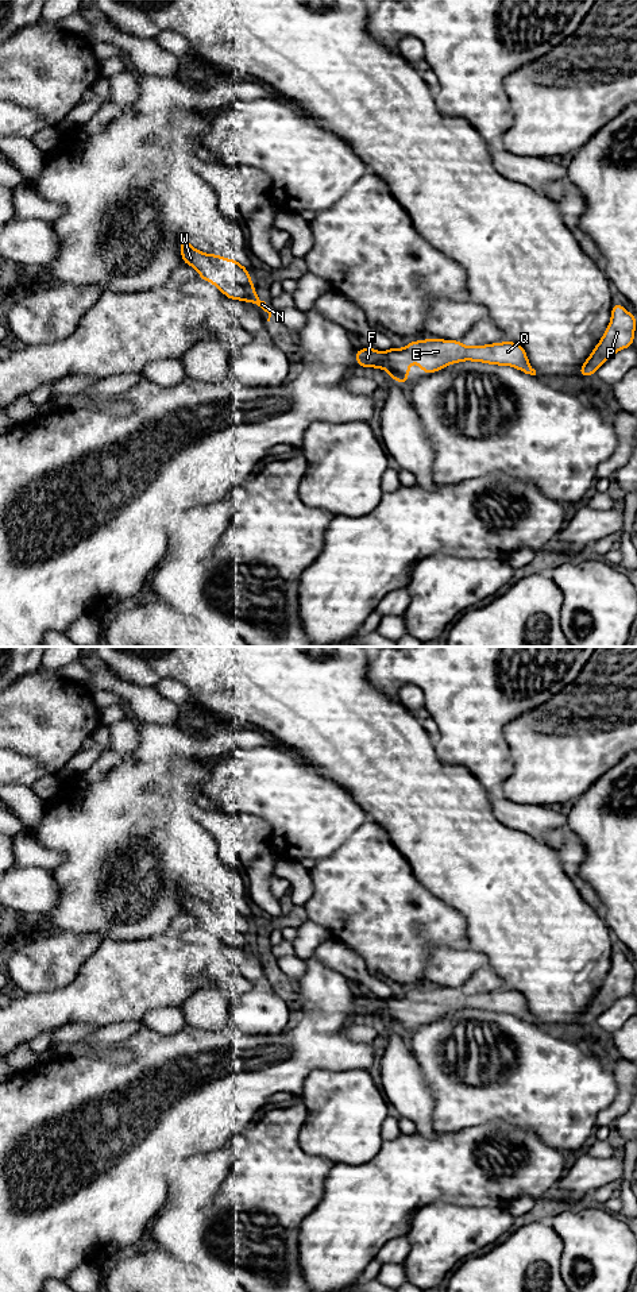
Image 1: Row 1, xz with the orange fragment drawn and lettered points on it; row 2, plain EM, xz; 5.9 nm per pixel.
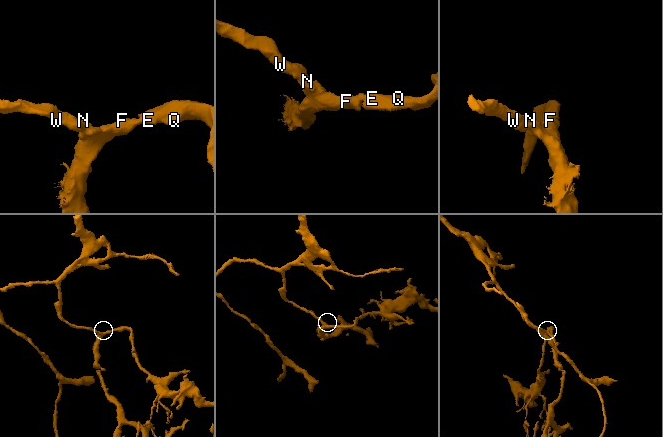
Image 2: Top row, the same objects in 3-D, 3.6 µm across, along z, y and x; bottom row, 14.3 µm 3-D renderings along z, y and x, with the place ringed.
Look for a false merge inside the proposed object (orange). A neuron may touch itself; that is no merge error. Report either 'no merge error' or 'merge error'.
no merge error

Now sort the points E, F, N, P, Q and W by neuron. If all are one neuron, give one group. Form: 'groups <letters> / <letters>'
groups E F N P Q W

